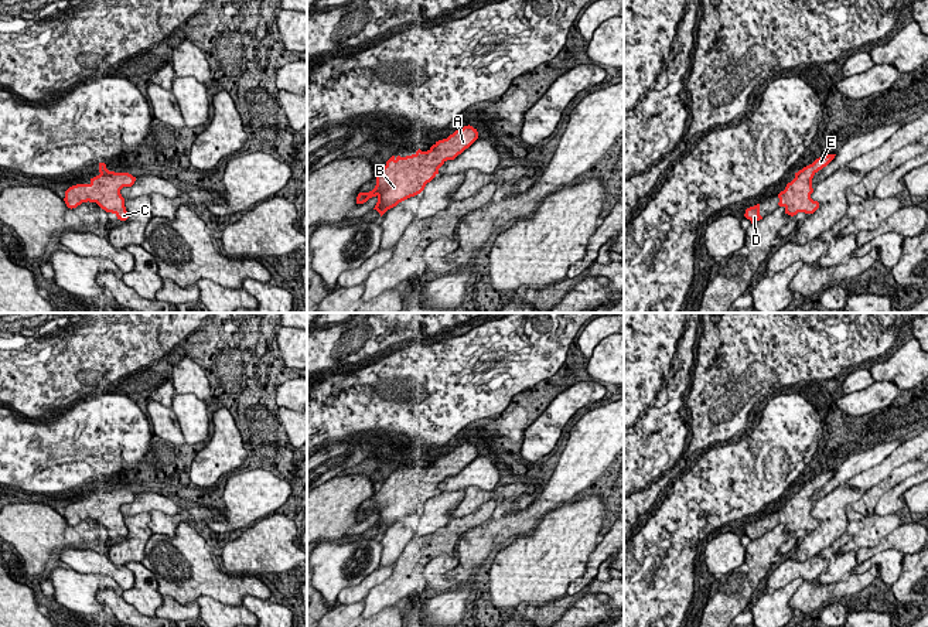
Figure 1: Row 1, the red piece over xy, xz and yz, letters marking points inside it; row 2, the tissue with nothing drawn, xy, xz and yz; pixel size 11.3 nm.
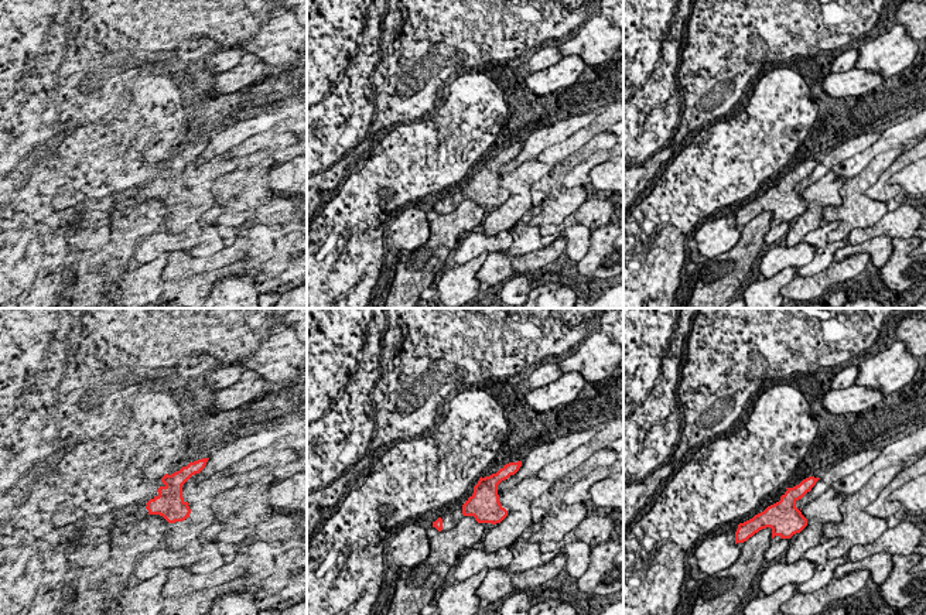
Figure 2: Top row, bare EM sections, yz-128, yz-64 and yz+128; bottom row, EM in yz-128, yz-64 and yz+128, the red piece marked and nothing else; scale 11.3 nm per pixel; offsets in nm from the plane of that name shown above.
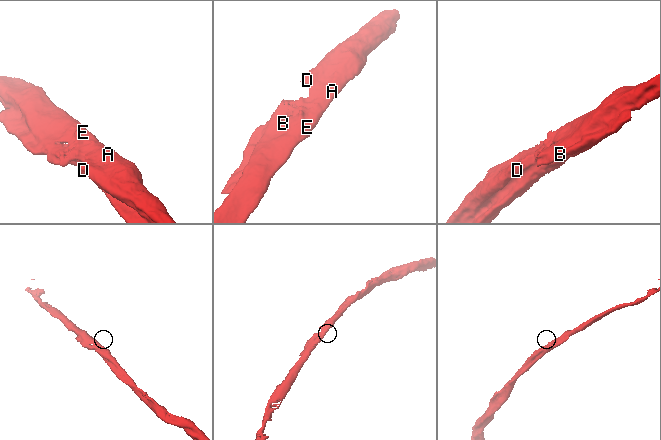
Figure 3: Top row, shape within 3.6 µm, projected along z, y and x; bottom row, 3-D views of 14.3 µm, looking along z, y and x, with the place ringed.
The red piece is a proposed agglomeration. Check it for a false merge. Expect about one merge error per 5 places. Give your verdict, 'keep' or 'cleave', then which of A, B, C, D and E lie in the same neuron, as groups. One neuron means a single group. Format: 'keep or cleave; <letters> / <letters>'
keep; A B C D E

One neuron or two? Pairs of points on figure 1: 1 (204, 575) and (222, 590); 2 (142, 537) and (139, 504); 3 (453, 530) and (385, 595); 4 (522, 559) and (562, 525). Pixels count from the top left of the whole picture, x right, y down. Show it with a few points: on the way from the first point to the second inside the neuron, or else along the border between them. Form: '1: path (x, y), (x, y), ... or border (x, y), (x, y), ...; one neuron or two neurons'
1: path (208, 579), (218, 586); one neuron
2: border (149, 513), (125, 515); two neurons
3: path (436, 544), (402, 578); one neuron
4: path (532, 555), (552, 535); one neuron

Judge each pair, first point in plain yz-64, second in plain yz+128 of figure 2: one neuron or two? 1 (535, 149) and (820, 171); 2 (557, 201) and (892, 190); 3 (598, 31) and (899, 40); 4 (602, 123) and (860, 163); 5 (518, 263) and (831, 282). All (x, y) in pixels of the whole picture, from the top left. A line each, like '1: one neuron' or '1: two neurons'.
1: one neuron
2: two neurons
3: one neuron
4: one neuron
5: one neuron

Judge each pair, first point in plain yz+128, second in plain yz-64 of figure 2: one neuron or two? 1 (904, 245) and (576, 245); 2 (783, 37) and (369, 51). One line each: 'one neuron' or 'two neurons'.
1: two neurons
2: two neurons

